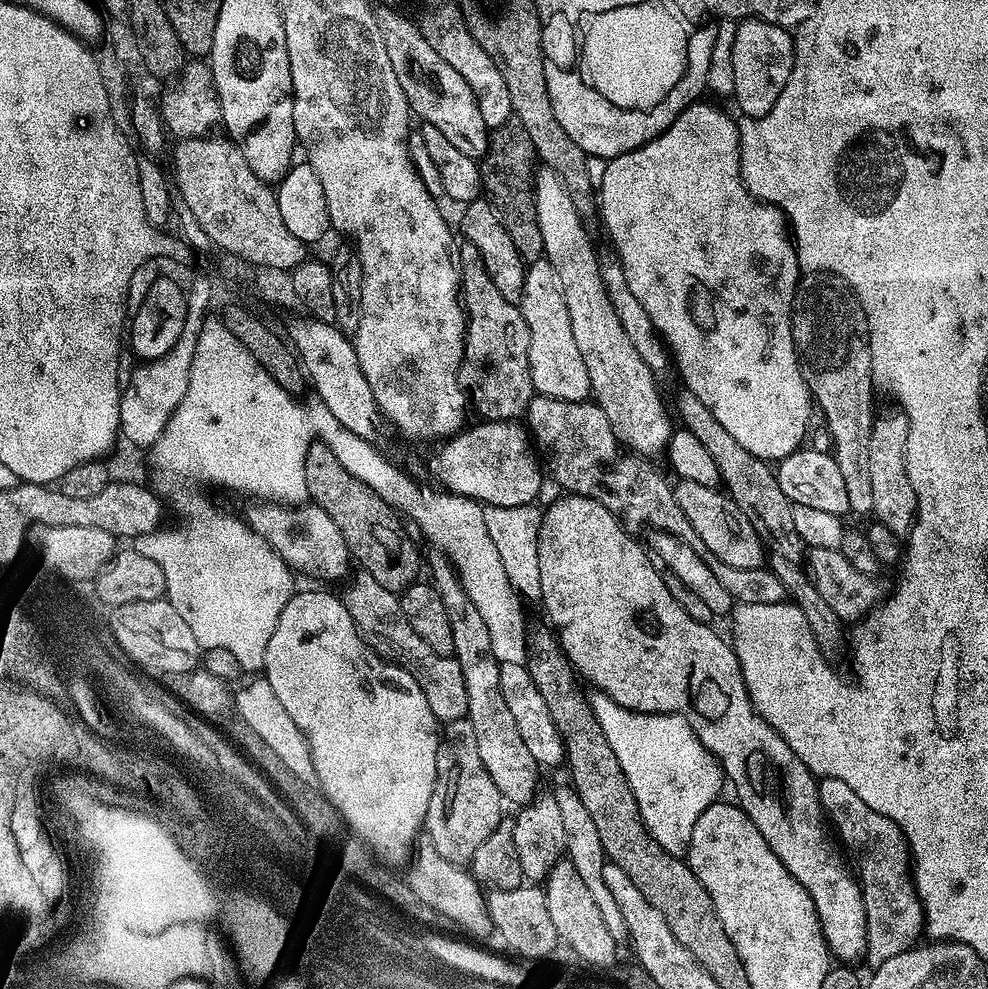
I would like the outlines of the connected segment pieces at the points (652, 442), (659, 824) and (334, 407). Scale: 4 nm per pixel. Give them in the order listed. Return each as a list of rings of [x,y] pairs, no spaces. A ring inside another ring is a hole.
[[[541,167],[534,176],[534,202],[538,230],[542,230],[543,259],[558,270],[562,281],[562,294],[566,298],[566,310],[570,314],[570,331],[578,345],[578,354],[586,362],[586,374],[590,374],[591,399],[610,418],[610,426],[629,449],[645,458],[656,458],[668,447],[674,424],[668,417],[668,408],[656,389],[657,373],[642,362],[642,354],[634,350],[634,342],[626,338],[622,322],[618,322],[618,310],[606,294],[606,286],[600,273],[601,257],[592,249],[585,217],[574,206],[570,190],[562,186],[562,178],[554,170]]]
[[[653,714],[649,720],[640,720],[640,748],[615,748],[614,754],[634,790],[648,833],[669,854],[683,857],[694,822],[719,797],[722,769],[716,755],[702,746],[686,718],[675,714]]]
[[[307,314],[300,317],[292,324],[290,343],[300,358],[300,363],[306,373],[307,383],[316,391],[315,399],[346,426],[363,440],[372,440],[376,432],[378,409],[374,390],[362,372],[362,365],[358,362],[356,345],[345,333],[341,332],[335,323],[327,320],[318,320]]]

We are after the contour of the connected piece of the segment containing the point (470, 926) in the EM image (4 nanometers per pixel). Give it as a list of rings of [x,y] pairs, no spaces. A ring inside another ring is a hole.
[[[427,838],[421,839],[419,844],[414,852],[416,861],[412,864],[412,873],[407,873],[406,876],[414,894],[418,894],[418,898],[422,898],[422,902],[426,902],[426,906],[433,908],[437,916],[446,914],[457,929],[460,927],[462,931],[469,932],[472,936],[489,935],[491,937],[494,929],[488,913],[486,892],[476,877],[467,867],[454,862],[446,862],[446,858],[442,858],[442,854],[438,854],[438,850],[434,850],[434,846]]]

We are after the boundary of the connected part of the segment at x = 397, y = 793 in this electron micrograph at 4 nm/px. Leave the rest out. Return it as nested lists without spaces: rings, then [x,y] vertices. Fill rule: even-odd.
[[[297,591],[288,599],[282,614],[278,618],[278,626],[270,638],[270,646],[266,646],[262,672],[268,684],[274,690],[274,694],[278,694],[278,702],[282,702],[282,706],[286,706],[286,714],[290,714],[290,718],[294,718],[298,730],[302,730],[305,738],[308,739],[310,754],[316,771],[314,780],[315,783],[320,783],[319,791],[328,803],[335,801],[340,809],[344,809],[349,820],[352,820],[352,824],[355,824],[356,828],[360,829],[364,836],[367,836],[368,848],[379,853],[385,861],[398,860],[406,855],[408,851],[409,855],[414,848],[413,844],[411,845],[412,839],[414,839],[414,842],[421,835],[426,810],[430,806],[430,798],[436,785],[436,755],[440,745],[438,721],[434,718],[434,714],[426,702],[426,694],[422,694],[418,682],[414,682],[414,678],[405,668],[401,668],[400,665],[394,664],[391,660],[381,656],[376,649],[365,642],[354,626],[354,618],[350,618],[343,599],[339,595],[331,596],[328,592]]]

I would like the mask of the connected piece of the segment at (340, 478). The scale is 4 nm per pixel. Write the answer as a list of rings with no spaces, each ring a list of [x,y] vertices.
[[[314,442],[306,454],[306,490],[311,503],[324,508],[326,514],[334,518],[334,526],[338,526],[342,538],[346,538],[351,559],[355,563],[357,560],[363,571],[369,572],[381,586],[386,586],[386,590],[397,594],[417,583],[420,568],[422,572],[422,556],[420,560],[415,542],[404,529],[405,521],[395,508],[378,498],[366,482],[354,478],[326,444]]]

